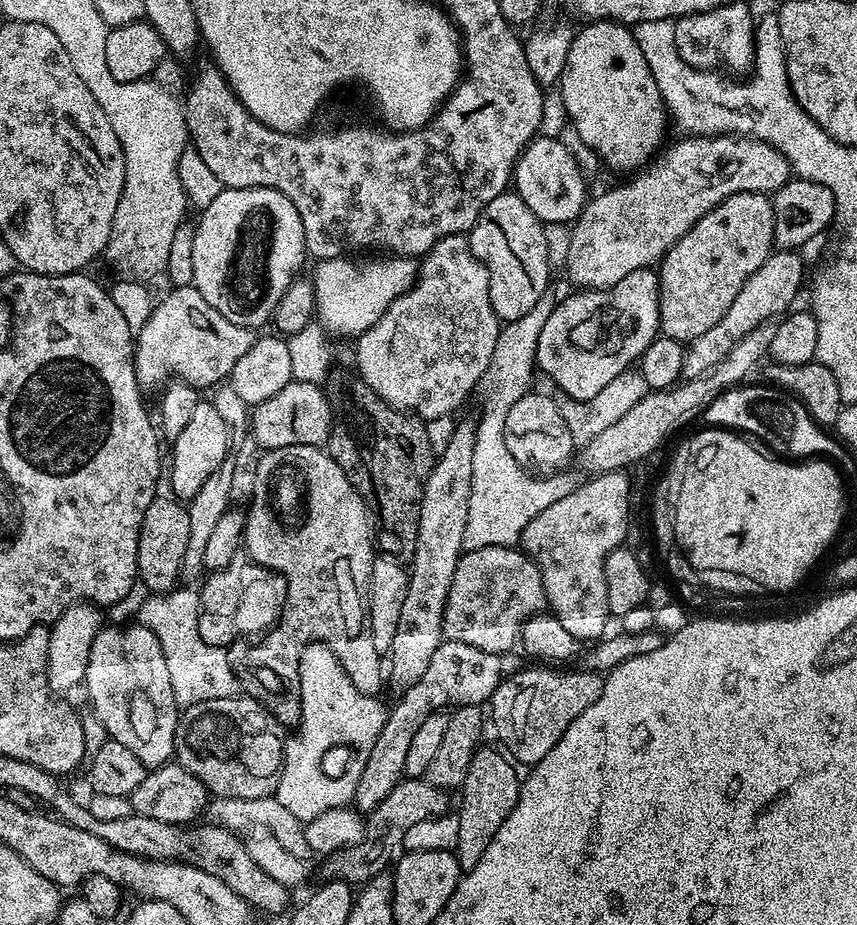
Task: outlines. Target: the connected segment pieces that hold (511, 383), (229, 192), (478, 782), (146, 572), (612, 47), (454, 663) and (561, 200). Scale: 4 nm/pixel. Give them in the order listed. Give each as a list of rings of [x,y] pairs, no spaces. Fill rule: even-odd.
[[[546,294],[534,302],[534,306],[522,318],[509,320],[501,327],[500,337],[494,346],[490,366],[484,374],[484,413],[475,421],[476,441],[474,442],[474,470],[472,471],[472,493],[468,507],[468,521],[464,535],[464,547],[471,550],[486,546],[510,548],[521,543],[524,531],[546,506],[566,498],[582,483],[581,477],[571,476],[568,470],[560,470],[549,480],[535,480],[527,476],[525,469],[517,464],[510,450],[506,450],[504,441],[504,423],[508,408],[518,402],[518,398],[533,391],[532,372],[536,367],[536,343],[546,318],[555,310],[557,297]]]
[[[224,188],[198,217],[192,284],[222,318],[253,330],[267,320],[269,323],[286,290],[297,279],[300,263],[306,260],[297,231],[302,218],[298,218],[294,202],[273,188]]]
[[[499,747],[496,748],[477,748],[470,762],[470,770],[466,770],[462,785],[464,797],[458,800],[458,842],[454,849],[461,873],[478,866],[482,854],[486,854],[486,846],[494,842],[494,834],[498,834],[498,828],[506,822],[520,797],[521,773],[516,773],[517,765]]]
[[[157,494],[146,506],[146,518],[138,534],[138,558],[136,571],[139,579],[152,594],[167,594],[177,587],[182,558],[186,558],[186,546],[190,546],[190,514],[181,501],[168,494]]]
[[[594,20],[583,25],[585,28],[575,33],[572,38],[572,45],[566,54],[566,70],[562,70],[560,75],[560,83],[558,91],[565,103],[567,119],[574,130],[582,136],[582,141],[590,146],[590,150],[596,152],[599,159],[609,164],[612,168],[617,168],[620,172],[628,172],[624,174],[632,174],[637,170],[643,169],[661,151],[662,145],[665,143],[664,131],[670,128],[670,117],[667,108],[664,106],[664,99],[658,90],[658,82],[654,82],[654,74],[650,74],[650,66],[646,66],[646,58],[642,58],[642,50],[638,50],[638,42],[632,37],[632,28],[629,25],[619,23],[614,20]]]
[[[441,640],[438,650],[430,658],[430,666],[426,666],[426,674],[414,682],[399,697],[396,705],[391,705],[386,722],[374,742],[374,746],[363,757],[364,769],[356,783],[354,808],[360,814],[373,812],[386,798],[394,786],[405,779],[404,763],[410,751],[410,742],[418,726],[426,722],[432,712],[451,709],[461,704],[483,705],[491,701],[494,690],[517,671],[515,655],[490,654],[486,650],[478,650],[478,646],[449,640]],[[452,704],[452,705],[451,705]]]
[[[537,135],[524,147],[524,153],[516,161],[514,191],[544,224],[571,225],[576,221],[586,203],[584,183],[586,177],[559,138]]]

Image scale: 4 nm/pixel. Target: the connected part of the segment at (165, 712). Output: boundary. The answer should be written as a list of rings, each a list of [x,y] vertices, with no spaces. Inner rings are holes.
[[[133,622],[133,624],[124,624],[121,626],[121,628],[108,628],[108,626],[101,627],[100,633],[96,635],[96,638],[94,640],[94,646],[91,647],[90,662],[86,666],[86,674],[84,675],[83,687],[85,689],[88,688],[88,696],[92,702],[93,708],[96,710],[96,712],[94,712],[95,719],[99,720],[100,725],[104,727],[105,733],[107,733],[107,735],[111,737],[111,739],[122,742],[122,746],[126,746],[130,750],[134,750],[134,754],[138,754],[138,758],[142,763],[144,763],[145,769],[151,770],[153,768],[159,768],[160,765],[167,764],[173,759],[176,750],[176,725],[178,723],[178,705],[176,703],[176,699],[174,698],[174,686],[170,686],[170,666],[166,664],[166,654],[162,654],[162,642],[158,642],[158,638],[154,634],[154,630],[150,630],[149,628],[147,628],[147,626],[139,622]]]

